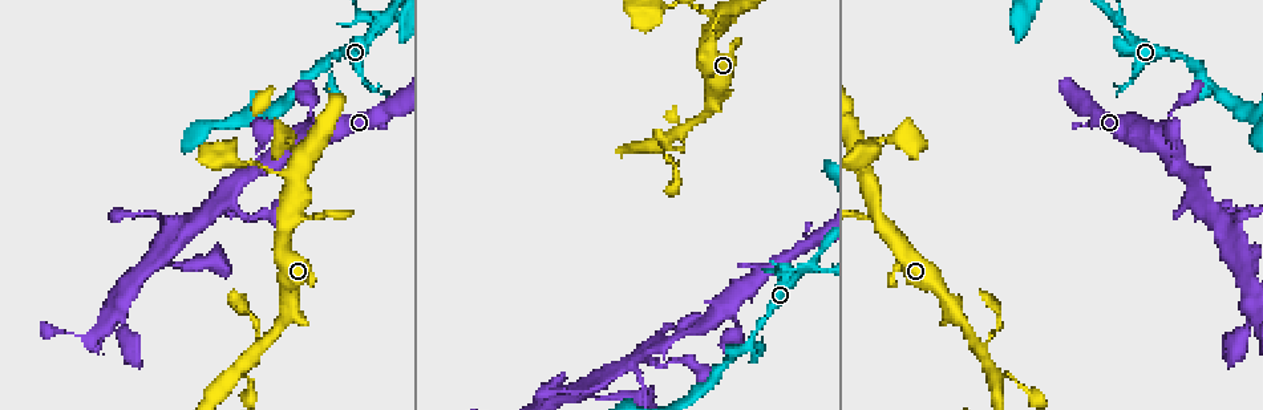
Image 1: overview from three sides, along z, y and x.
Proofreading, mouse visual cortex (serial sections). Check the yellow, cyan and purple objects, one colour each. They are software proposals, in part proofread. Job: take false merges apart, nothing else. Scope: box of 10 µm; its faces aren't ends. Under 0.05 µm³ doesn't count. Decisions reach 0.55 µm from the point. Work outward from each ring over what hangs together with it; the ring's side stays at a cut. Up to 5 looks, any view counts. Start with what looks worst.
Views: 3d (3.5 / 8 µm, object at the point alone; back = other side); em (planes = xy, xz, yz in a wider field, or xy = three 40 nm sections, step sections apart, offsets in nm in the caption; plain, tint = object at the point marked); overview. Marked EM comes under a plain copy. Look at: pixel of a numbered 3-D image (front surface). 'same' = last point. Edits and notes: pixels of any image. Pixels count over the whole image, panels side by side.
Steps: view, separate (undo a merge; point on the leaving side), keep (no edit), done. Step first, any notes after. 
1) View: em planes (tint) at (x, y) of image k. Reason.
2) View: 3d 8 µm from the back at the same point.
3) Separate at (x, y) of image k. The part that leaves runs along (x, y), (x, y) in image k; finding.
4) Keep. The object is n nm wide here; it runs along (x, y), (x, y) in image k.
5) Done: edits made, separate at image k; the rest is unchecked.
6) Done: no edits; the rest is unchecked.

View: 3d 3.5 µm at (794, 271) of image 1. Small branch off a trunk.

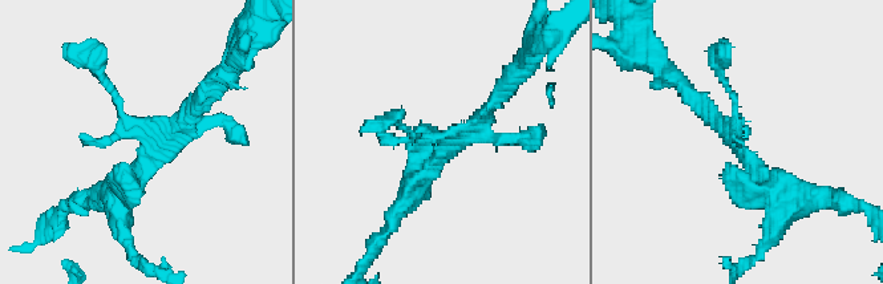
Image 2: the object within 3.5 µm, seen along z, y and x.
View: em planes (tint) at (147, 131) of image 2.

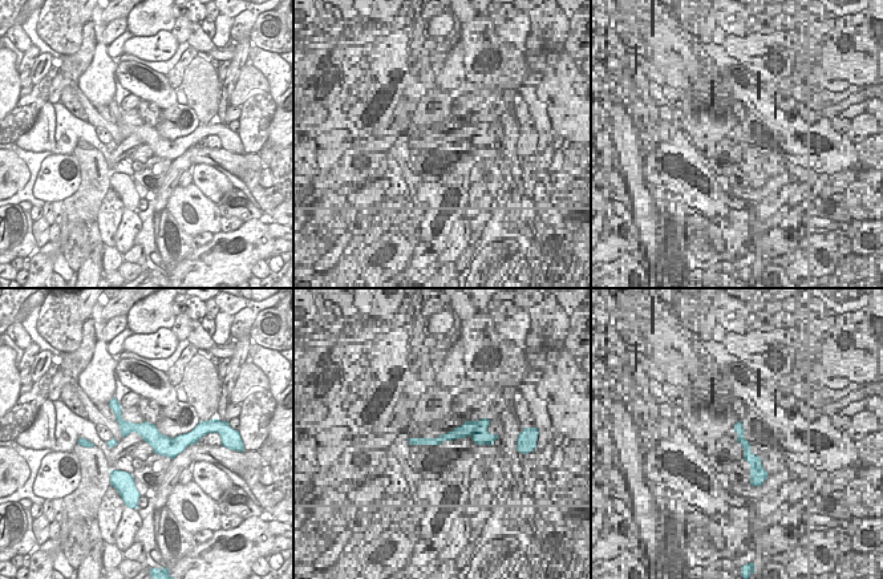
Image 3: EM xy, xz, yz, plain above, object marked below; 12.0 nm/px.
View: em xy step 3 (tint) at the same point.

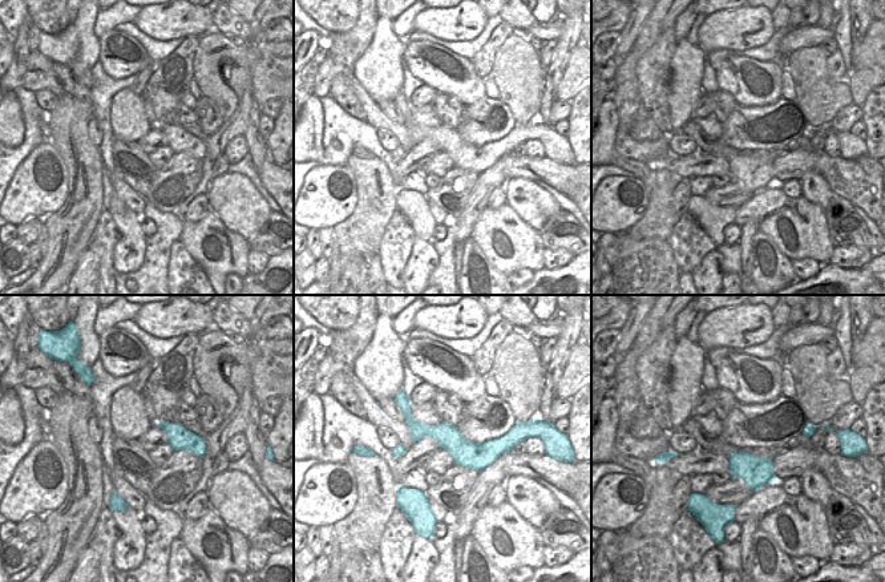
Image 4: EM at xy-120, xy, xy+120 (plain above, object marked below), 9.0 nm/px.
Keep. It runs along (403, 404), (419, 429), (463, 451), (500, 451) in image 4; continuous, no second cell.

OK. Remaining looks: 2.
View: 3d 3.5 µm at (1202, 206) of image 1. Sharp bend.

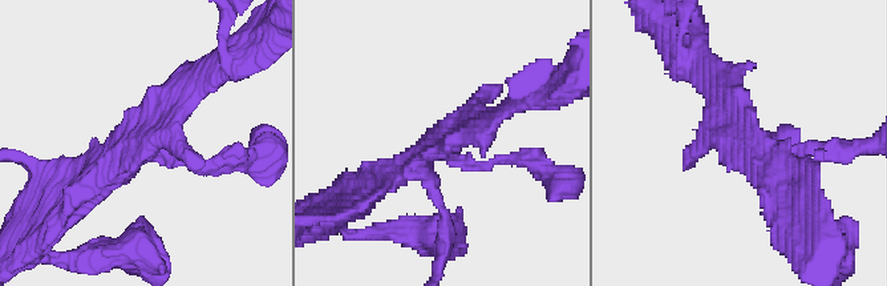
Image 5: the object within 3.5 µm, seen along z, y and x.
View: em planes (tint) at (441, 145) of image 5. 4 arms meet here; the arms are 150, 150, 250, 350 nm wide.

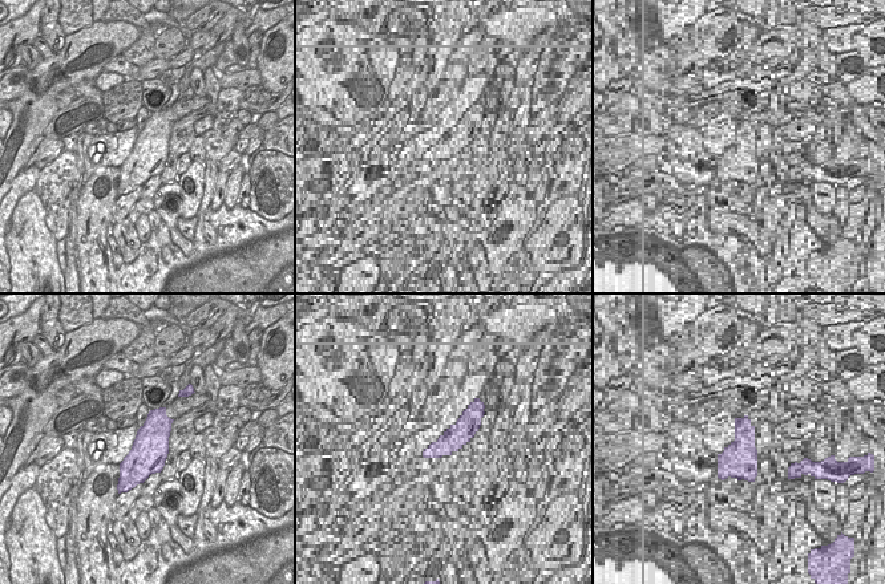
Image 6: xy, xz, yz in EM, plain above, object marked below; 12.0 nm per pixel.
Keep. It runs along (199, 79), (150, 136), (77, 201) in image 5; one cell here.

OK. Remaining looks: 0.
Done: no edits; the rest is unchecked.

